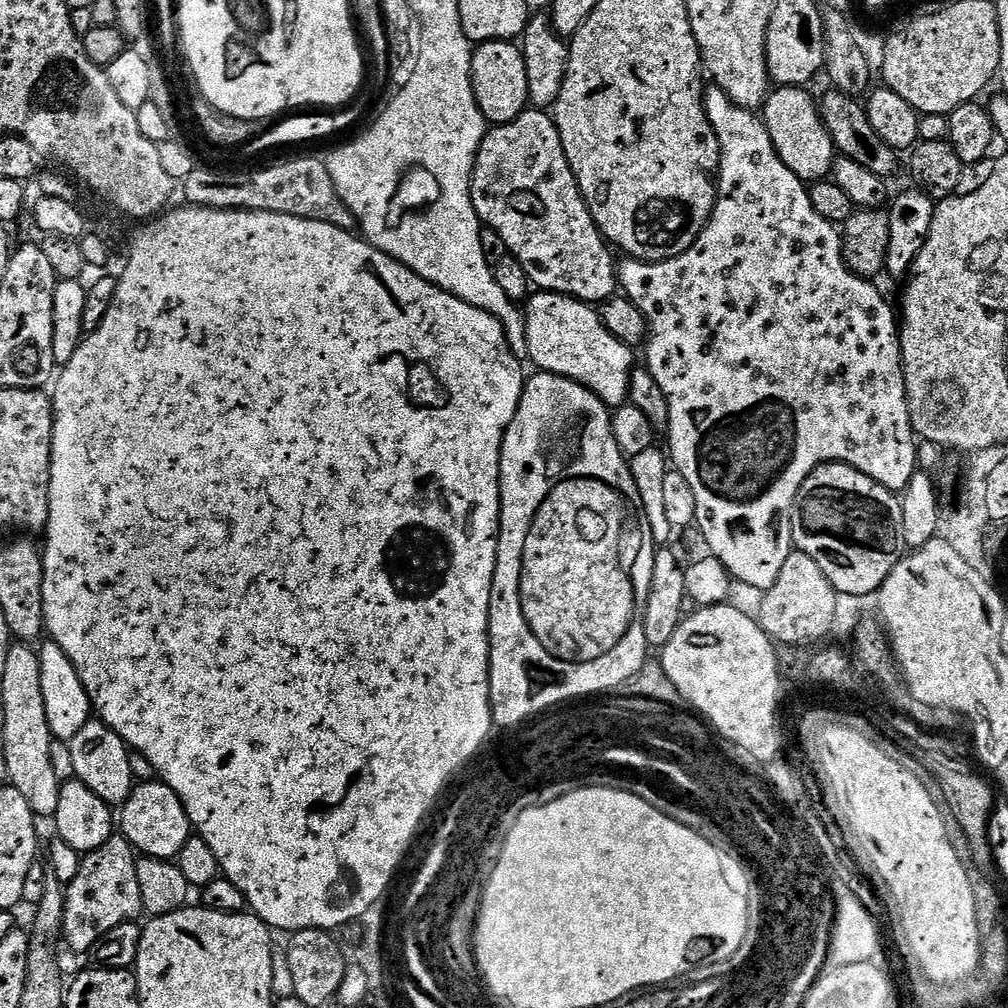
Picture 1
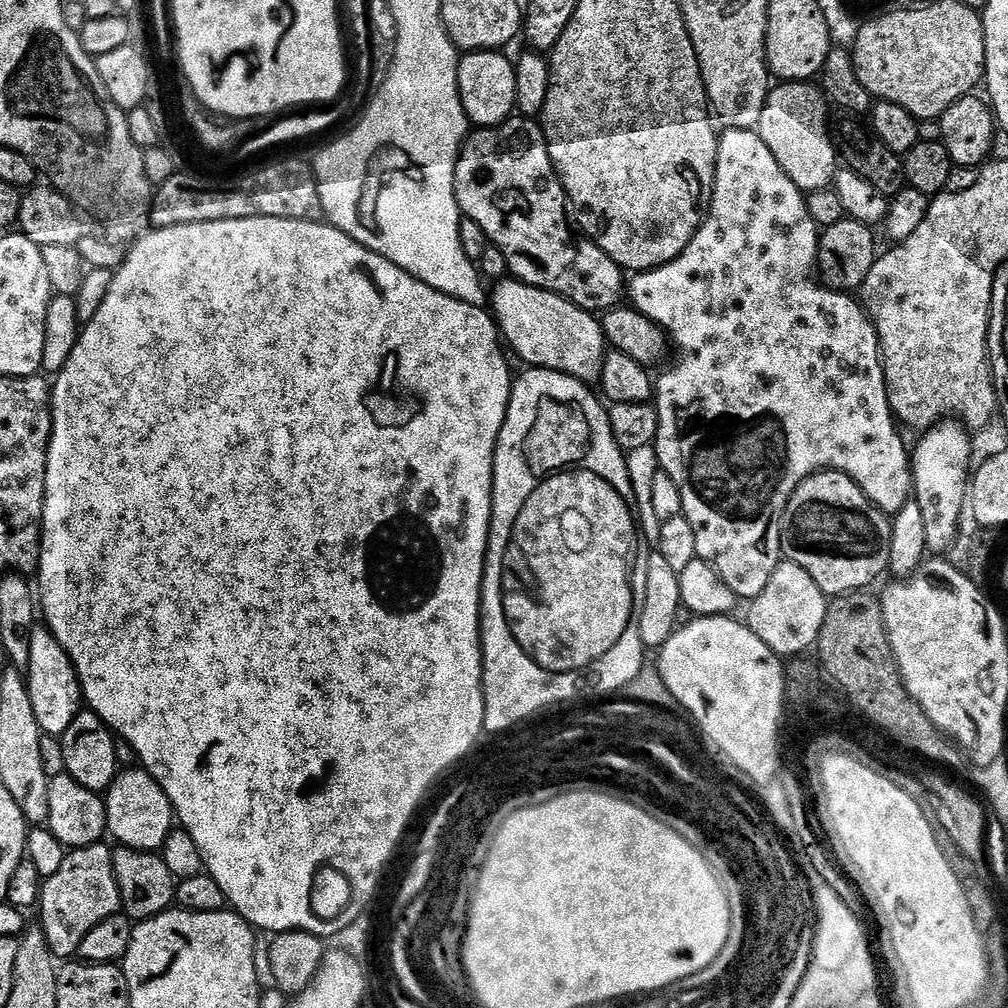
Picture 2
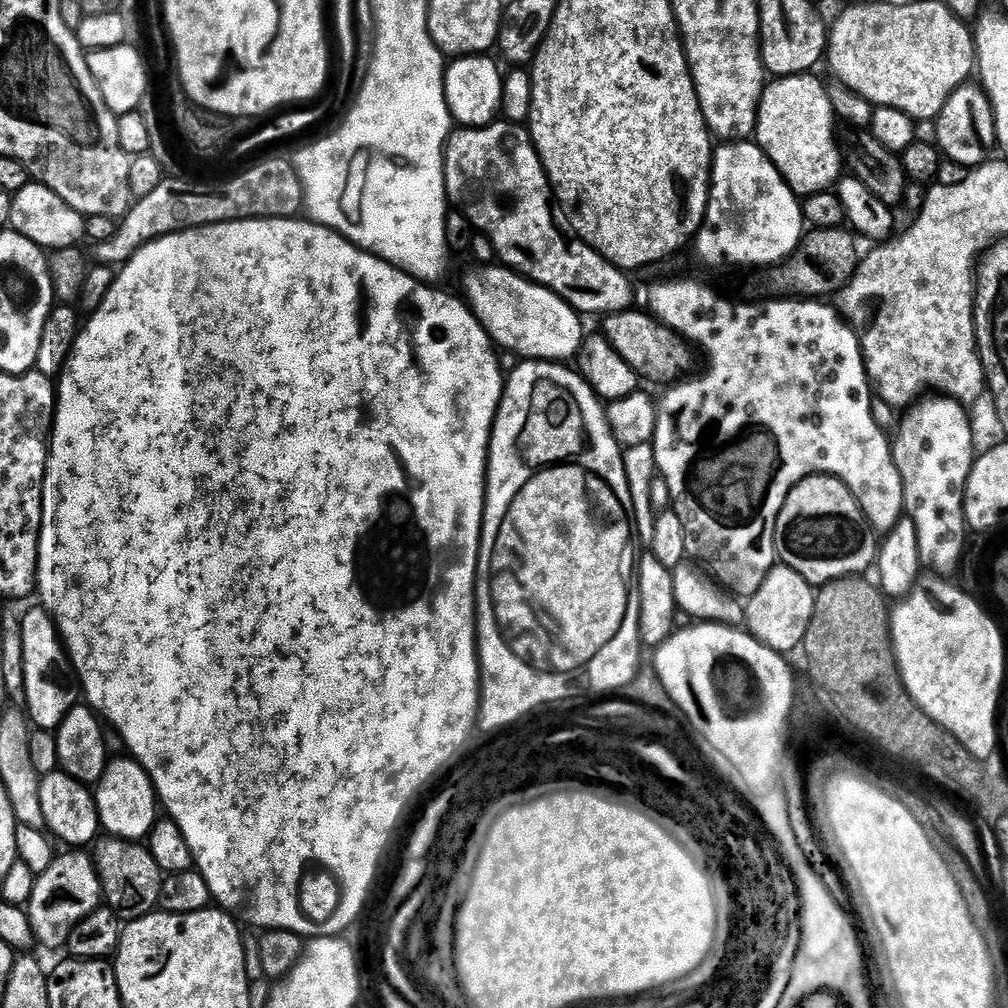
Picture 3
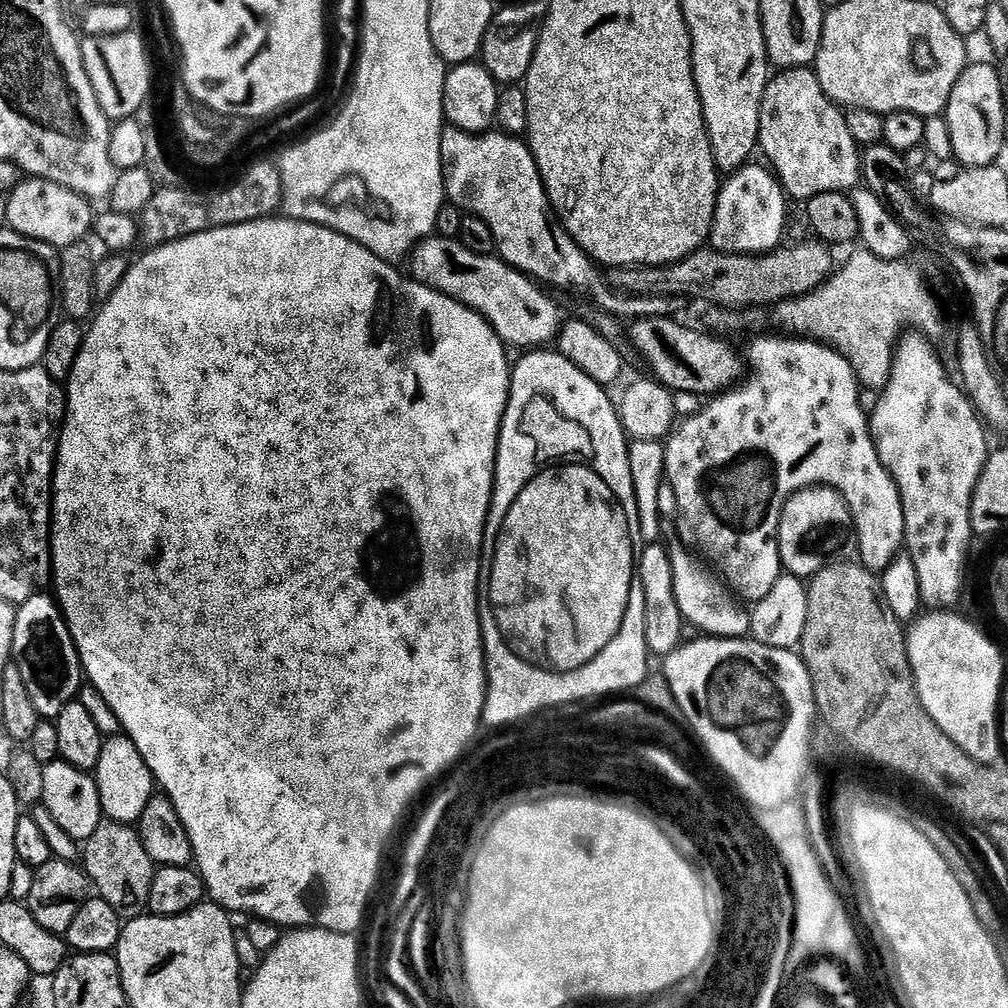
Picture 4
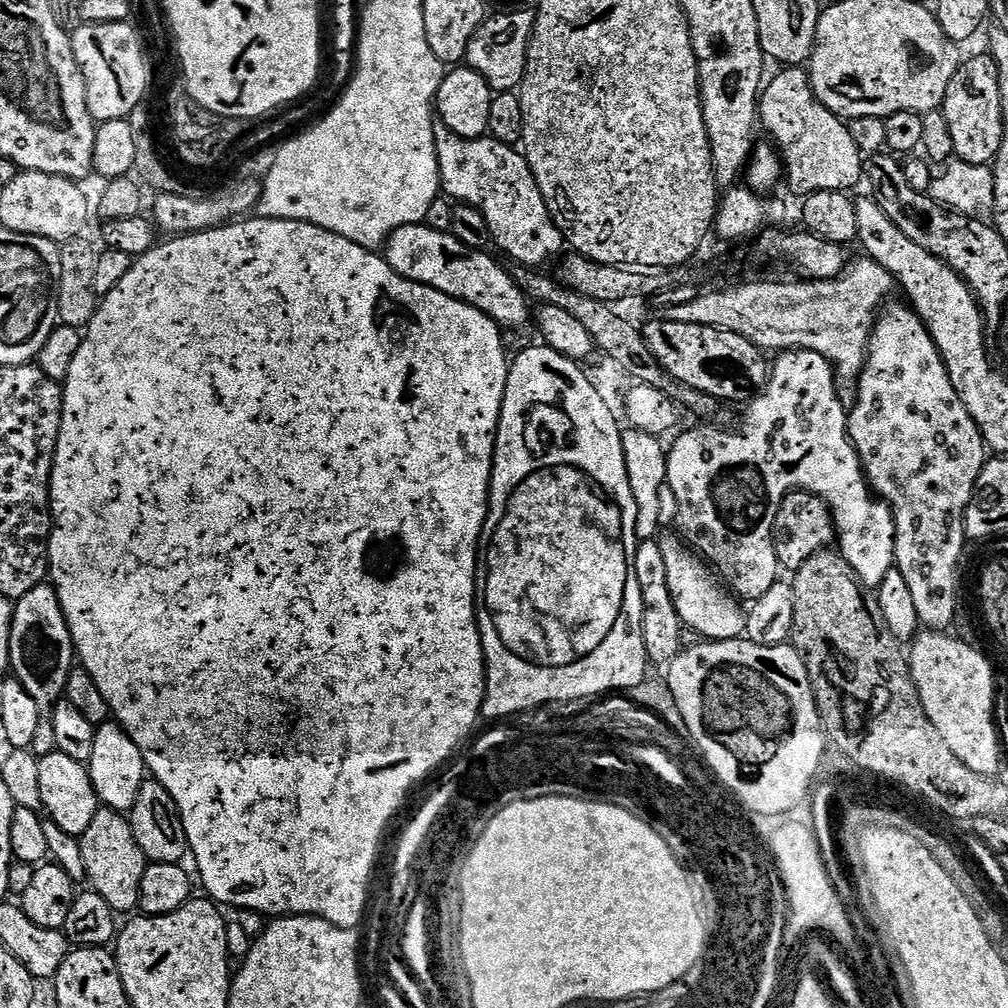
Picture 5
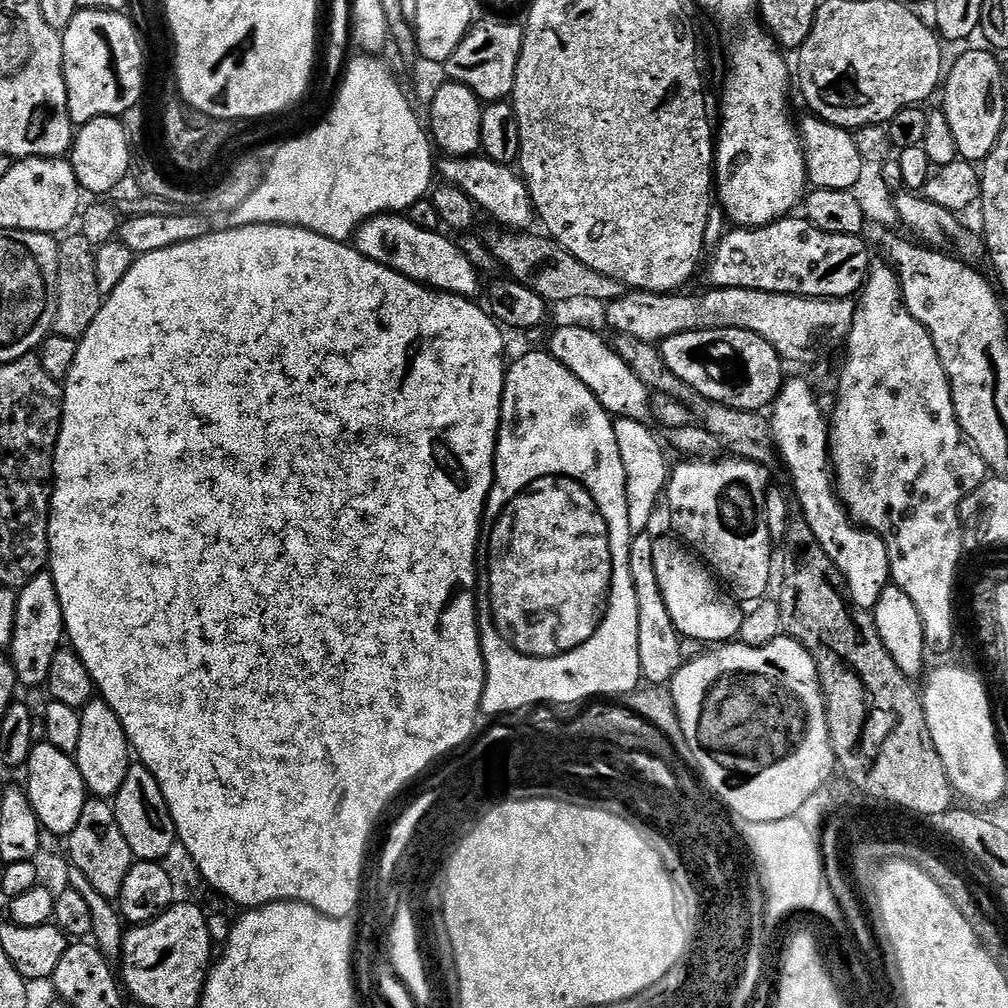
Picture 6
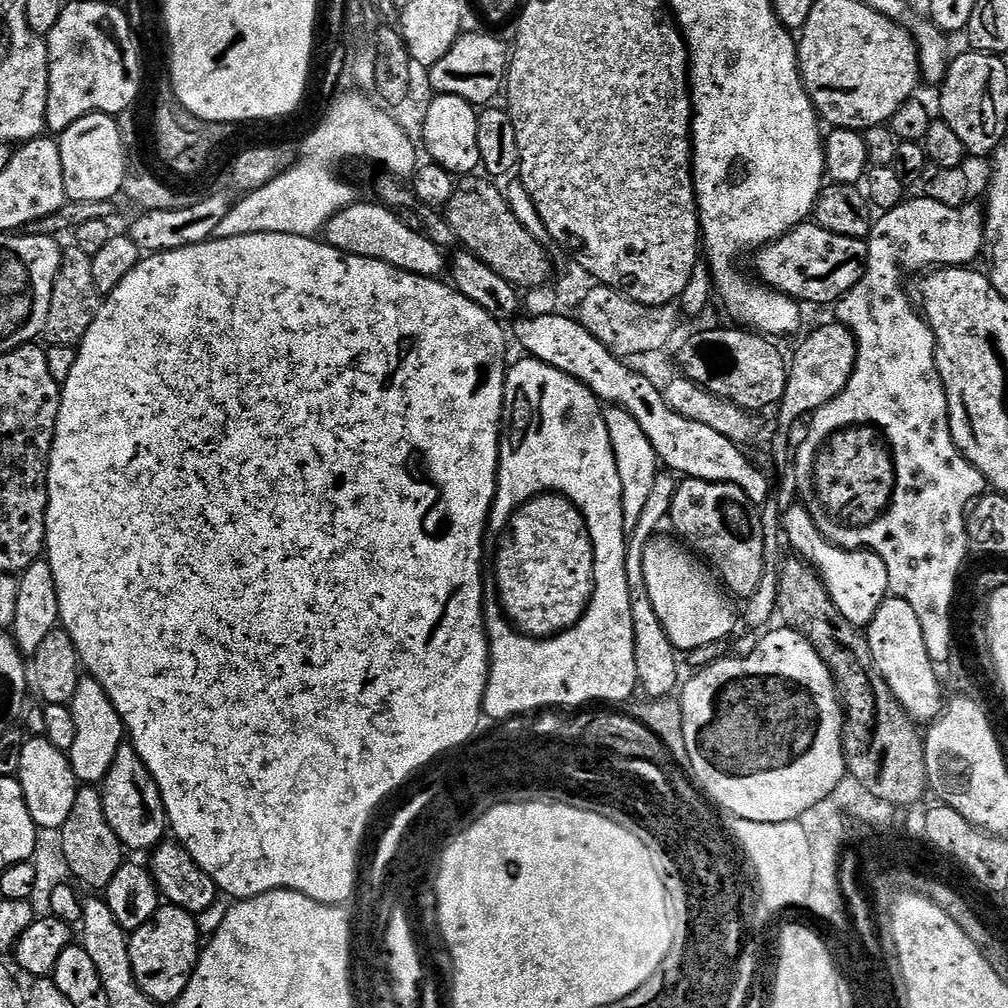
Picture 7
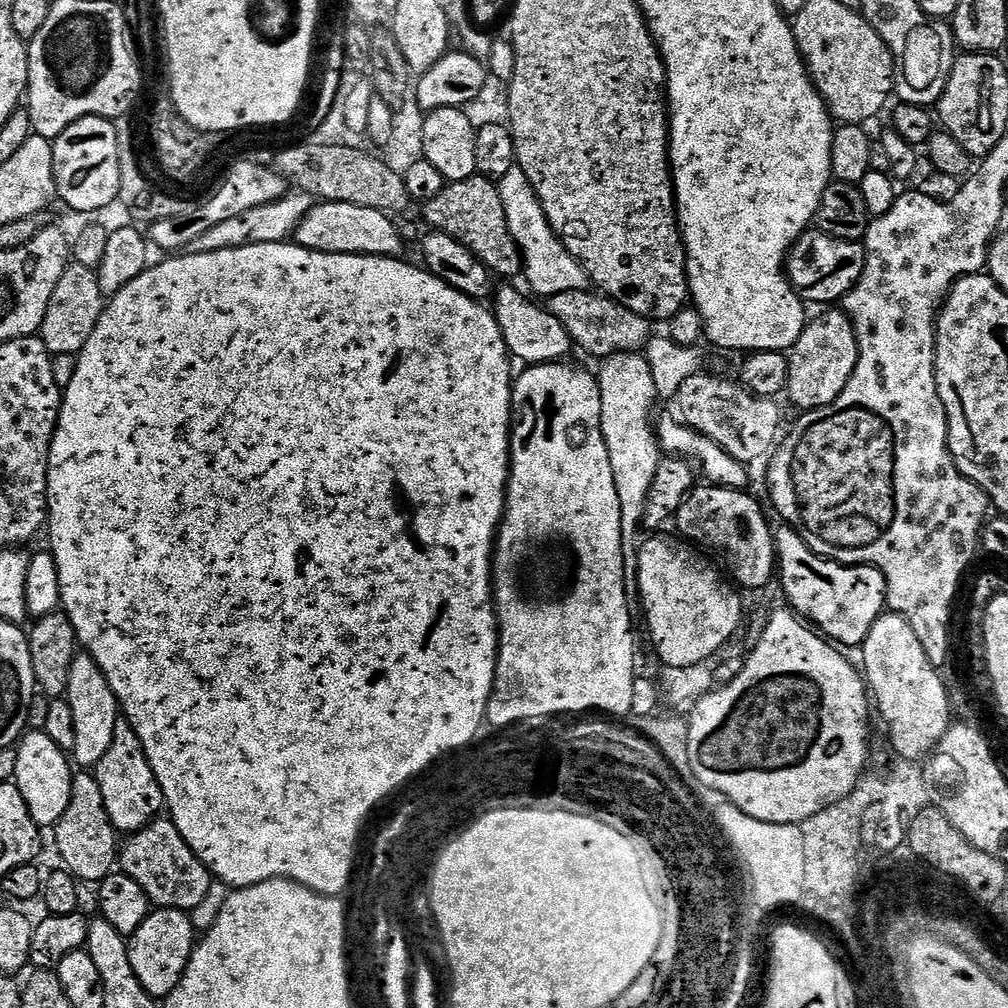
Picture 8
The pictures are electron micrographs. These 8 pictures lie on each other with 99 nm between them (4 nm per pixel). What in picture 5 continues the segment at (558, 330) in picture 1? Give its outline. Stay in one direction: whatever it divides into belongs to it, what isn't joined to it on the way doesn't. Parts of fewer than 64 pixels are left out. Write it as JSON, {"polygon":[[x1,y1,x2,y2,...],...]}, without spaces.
{"polygon":[[427,223,407,224,392,233,390,263,393,270,408,280,436,288,442,294,482,310,505,329,522,327,528,320,530,304,511,275,503,272,487,256,487,251,468,248,448,230,439,232,428,227]]}

